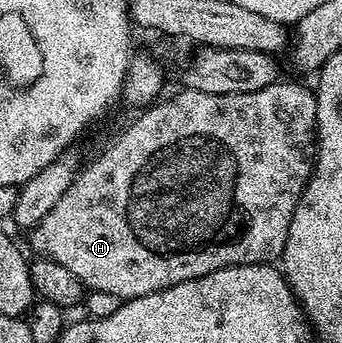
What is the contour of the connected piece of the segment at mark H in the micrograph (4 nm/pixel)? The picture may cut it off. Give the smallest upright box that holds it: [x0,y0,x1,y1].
[30,82,318,302]

